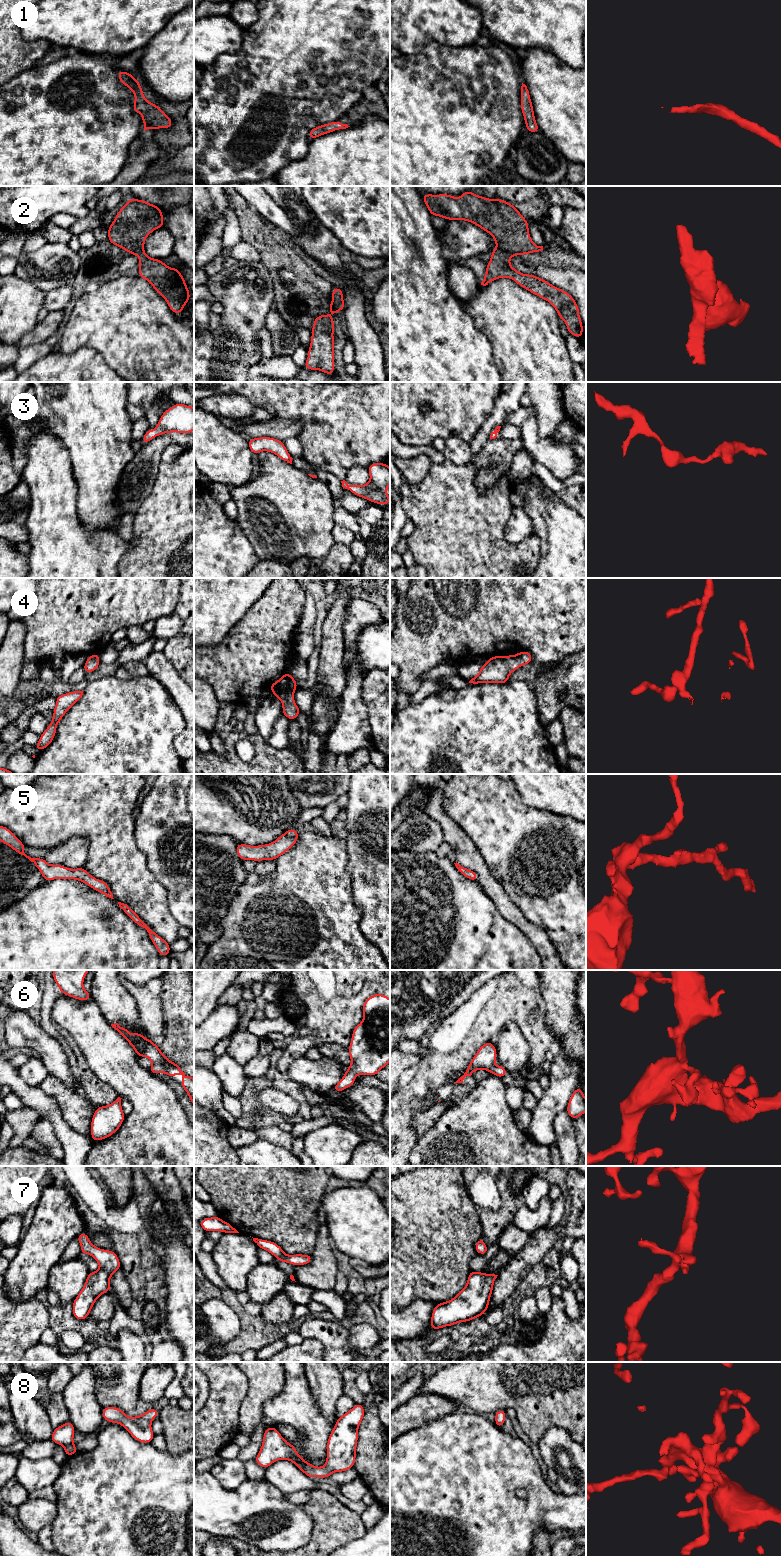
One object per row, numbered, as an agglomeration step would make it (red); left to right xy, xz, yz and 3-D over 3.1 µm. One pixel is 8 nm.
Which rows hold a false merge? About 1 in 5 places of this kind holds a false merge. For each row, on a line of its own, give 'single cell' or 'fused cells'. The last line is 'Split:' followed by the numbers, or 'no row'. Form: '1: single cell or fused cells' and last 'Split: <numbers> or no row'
1: single cell
2: single cell
3: single cell
4: single cell
5: single cell
6: single cell
7: single cell
8: single cell
Split: no row

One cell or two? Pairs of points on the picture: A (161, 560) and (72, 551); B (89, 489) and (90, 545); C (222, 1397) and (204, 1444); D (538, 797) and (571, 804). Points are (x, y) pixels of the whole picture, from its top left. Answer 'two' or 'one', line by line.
A: two
B: two
C: one
D: one

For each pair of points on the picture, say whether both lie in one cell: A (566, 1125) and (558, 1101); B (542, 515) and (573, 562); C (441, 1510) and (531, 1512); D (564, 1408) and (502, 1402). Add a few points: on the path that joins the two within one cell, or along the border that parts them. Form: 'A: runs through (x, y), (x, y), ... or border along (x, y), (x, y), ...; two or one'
A: border along (565, 1109), (554, 1119), (553, 1131), (555, 1134); two
B: runs through (554, 527), (567, 540), (573, 550); one
C: runs through (463, 1511), (509, 1511); one
D: runs through (549, 1402), (517, 1402); one

